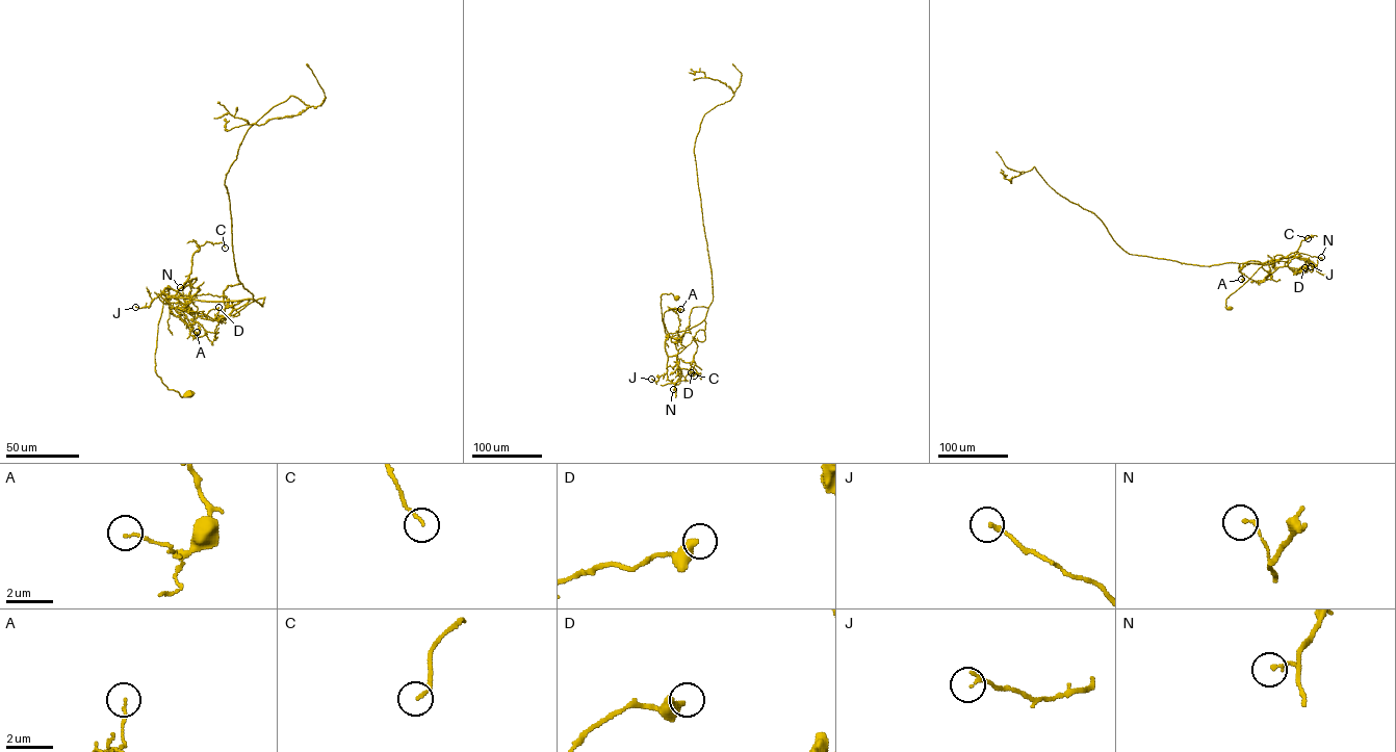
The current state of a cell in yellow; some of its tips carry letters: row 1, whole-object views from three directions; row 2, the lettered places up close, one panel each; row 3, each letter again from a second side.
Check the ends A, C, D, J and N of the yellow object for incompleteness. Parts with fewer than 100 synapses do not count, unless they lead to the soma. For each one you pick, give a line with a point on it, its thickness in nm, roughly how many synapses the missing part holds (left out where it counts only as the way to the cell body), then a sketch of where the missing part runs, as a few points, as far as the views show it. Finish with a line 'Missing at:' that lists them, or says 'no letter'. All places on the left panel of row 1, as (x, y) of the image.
Missing at: no letter

